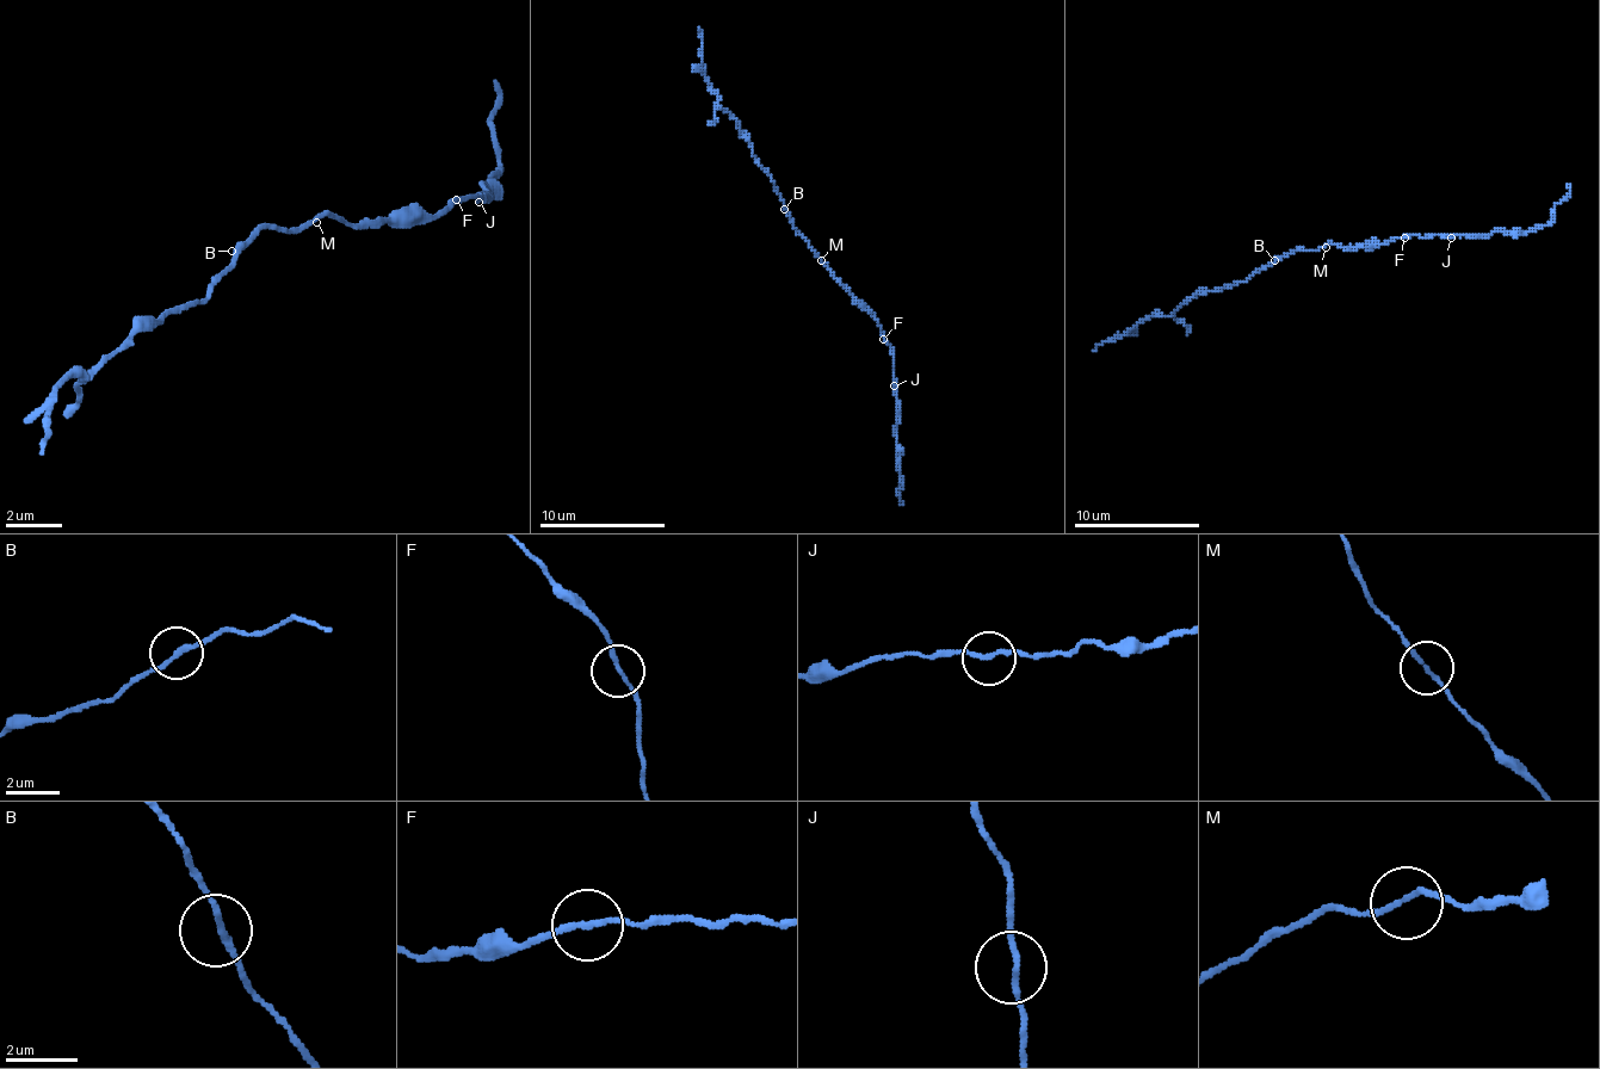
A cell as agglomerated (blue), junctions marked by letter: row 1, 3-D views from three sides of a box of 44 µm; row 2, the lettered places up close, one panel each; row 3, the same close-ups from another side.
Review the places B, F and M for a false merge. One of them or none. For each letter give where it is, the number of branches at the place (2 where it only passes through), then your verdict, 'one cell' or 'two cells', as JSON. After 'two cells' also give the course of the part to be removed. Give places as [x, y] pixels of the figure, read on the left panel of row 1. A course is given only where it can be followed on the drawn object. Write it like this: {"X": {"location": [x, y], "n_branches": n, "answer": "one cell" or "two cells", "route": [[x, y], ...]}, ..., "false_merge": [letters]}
{"B": {"location": [232, 251], "n_branches": 2, "answer": "one cell"}, "F": {"location": [456, 199], "n_branches": 2, "answer": "two cells", "route": [[457, 202], [486, 195], [500, 159], [493, 130], [500, 96], [493, 81]]}, "M": {"location": [316, 222], "n_branches": 2, "answer": "one cell"}, "false_merge": ["F"]}

